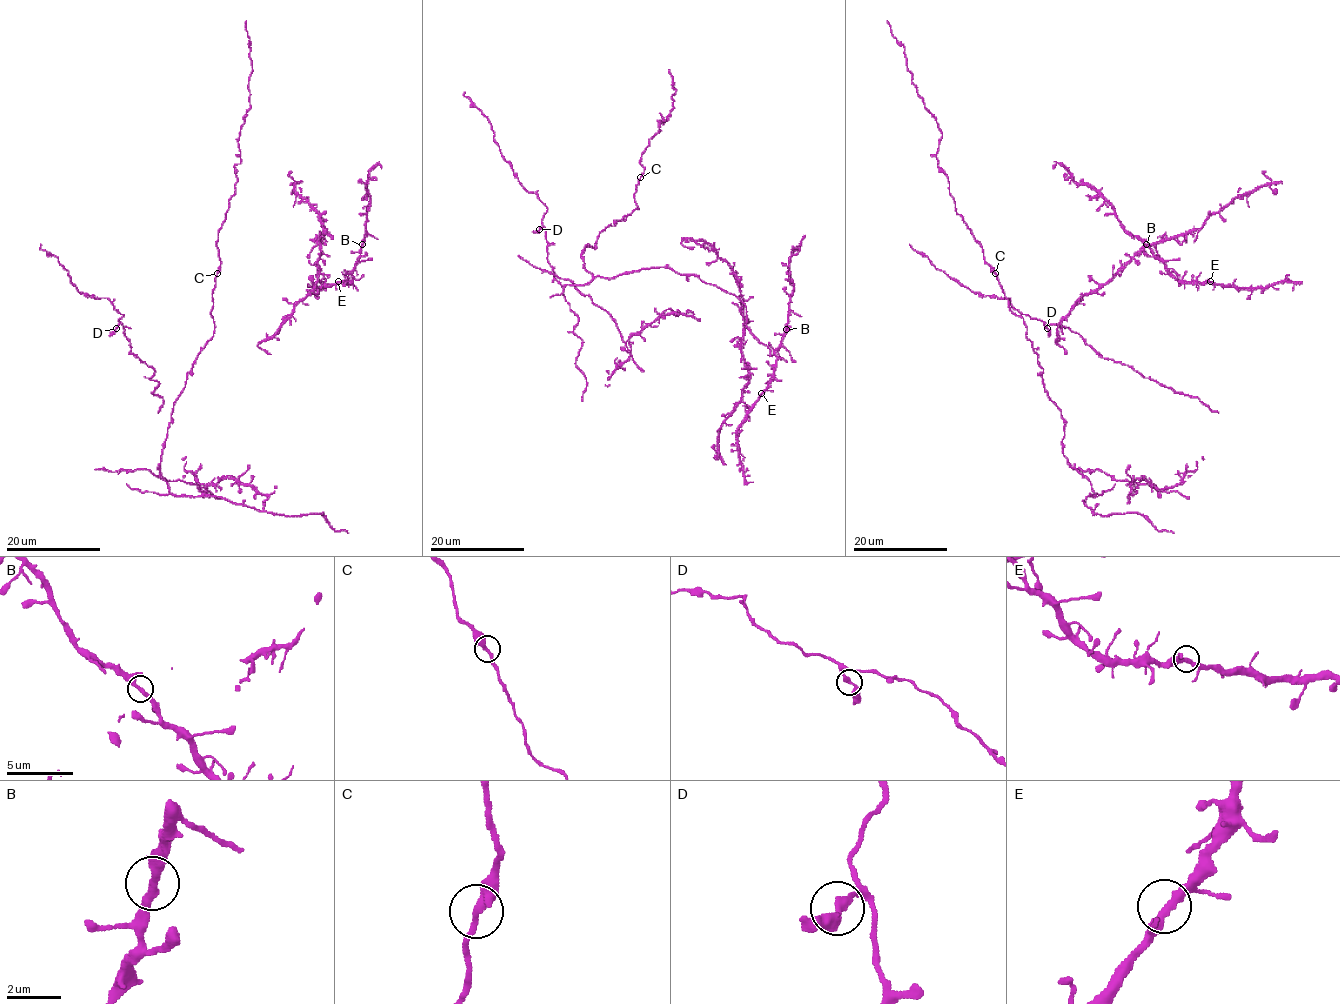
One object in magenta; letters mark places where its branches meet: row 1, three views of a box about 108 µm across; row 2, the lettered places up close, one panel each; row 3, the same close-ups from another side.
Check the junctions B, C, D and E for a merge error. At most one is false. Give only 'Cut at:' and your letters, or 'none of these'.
Cut at: none of these

